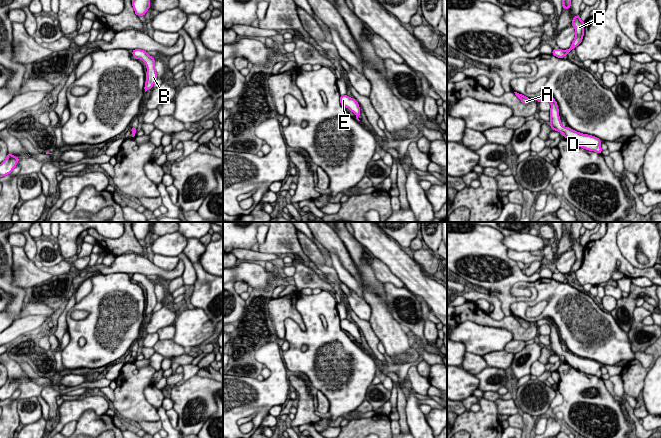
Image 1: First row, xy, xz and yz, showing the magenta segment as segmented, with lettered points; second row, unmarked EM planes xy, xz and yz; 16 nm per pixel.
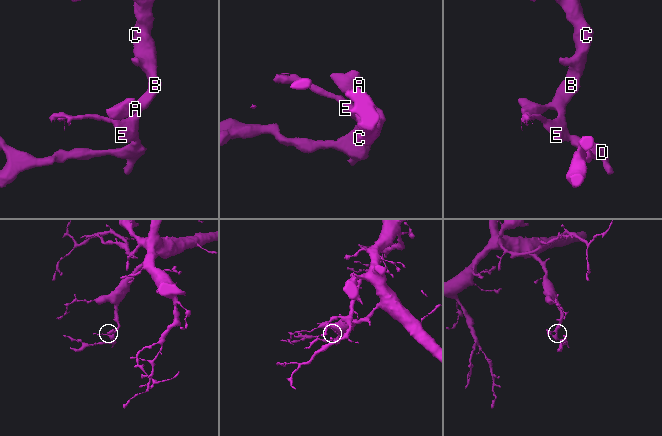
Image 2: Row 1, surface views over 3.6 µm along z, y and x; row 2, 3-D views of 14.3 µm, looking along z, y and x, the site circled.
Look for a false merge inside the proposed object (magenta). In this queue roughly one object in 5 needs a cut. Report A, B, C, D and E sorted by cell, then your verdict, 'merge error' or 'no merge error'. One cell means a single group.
groups A B C D E; no merge error

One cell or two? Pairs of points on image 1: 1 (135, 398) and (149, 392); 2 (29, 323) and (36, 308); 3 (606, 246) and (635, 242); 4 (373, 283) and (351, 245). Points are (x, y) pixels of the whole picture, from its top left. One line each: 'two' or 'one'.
1: two
2: two
3: two
4: one

